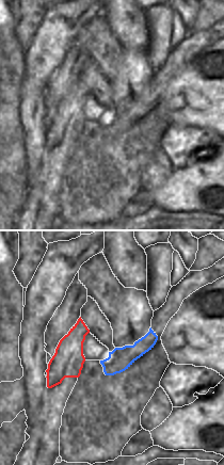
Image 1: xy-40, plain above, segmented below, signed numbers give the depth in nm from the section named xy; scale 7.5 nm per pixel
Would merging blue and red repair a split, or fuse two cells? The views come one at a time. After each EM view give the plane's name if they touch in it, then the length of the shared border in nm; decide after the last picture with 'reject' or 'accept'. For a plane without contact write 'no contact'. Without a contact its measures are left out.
no contact

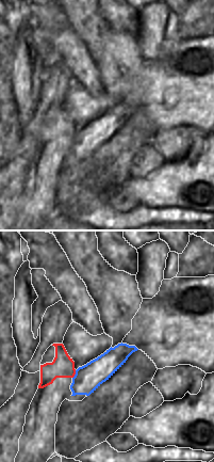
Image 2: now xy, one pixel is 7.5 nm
xy | 70 nm

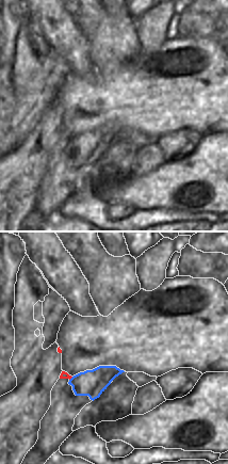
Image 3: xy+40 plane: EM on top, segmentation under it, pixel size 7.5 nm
xy+40 | 40 nm

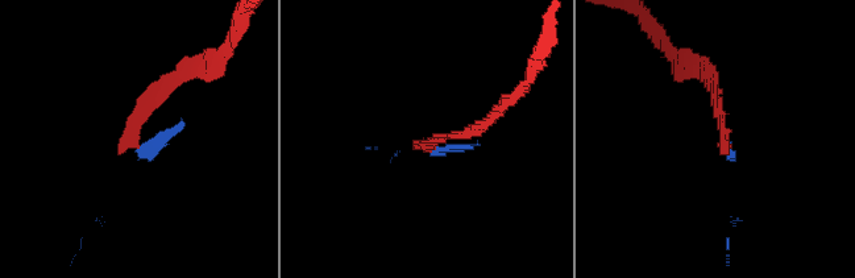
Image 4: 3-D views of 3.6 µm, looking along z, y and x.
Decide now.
reject

